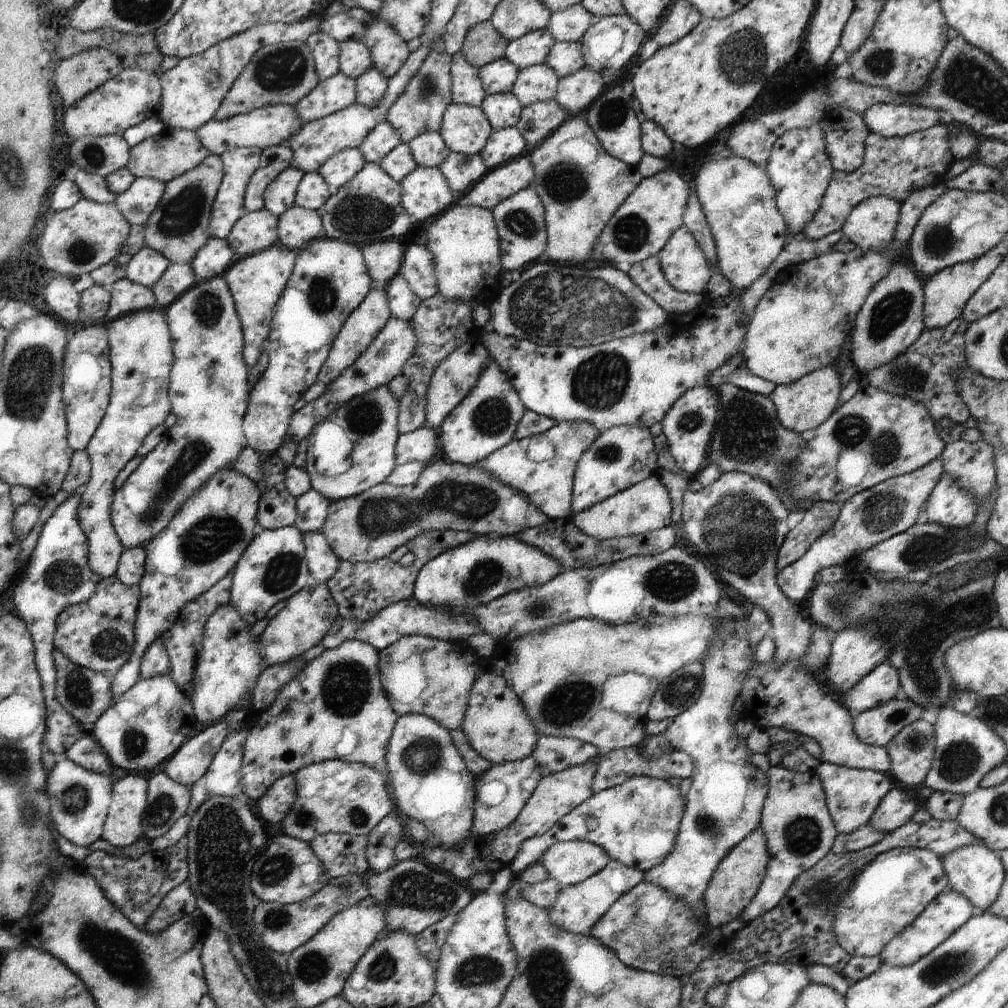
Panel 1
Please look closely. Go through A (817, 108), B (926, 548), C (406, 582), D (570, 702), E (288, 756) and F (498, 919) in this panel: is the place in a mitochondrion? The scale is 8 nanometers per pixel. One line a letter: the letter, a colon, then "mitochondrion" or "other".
A: other
B: mitochondrion
C: other
D: mitochondrion
E: other
F: other

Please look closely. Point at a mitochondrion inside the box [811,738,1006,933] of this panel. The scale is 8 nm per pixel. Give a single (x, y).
(961, 758)

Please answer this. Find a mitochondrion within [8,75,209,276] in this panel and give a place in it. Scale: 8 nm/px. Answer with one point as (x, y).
(81, 251)

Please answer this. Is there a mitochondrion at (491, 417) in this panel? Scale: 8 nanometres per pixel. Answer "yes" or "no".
yes

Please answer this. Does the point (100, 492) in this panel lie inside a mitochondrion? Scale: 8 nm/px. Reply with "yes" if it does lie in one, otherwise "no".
no

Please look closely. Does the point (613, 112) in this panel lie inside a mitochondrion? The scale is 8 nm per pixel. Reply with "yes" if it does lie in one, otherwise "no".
yes

